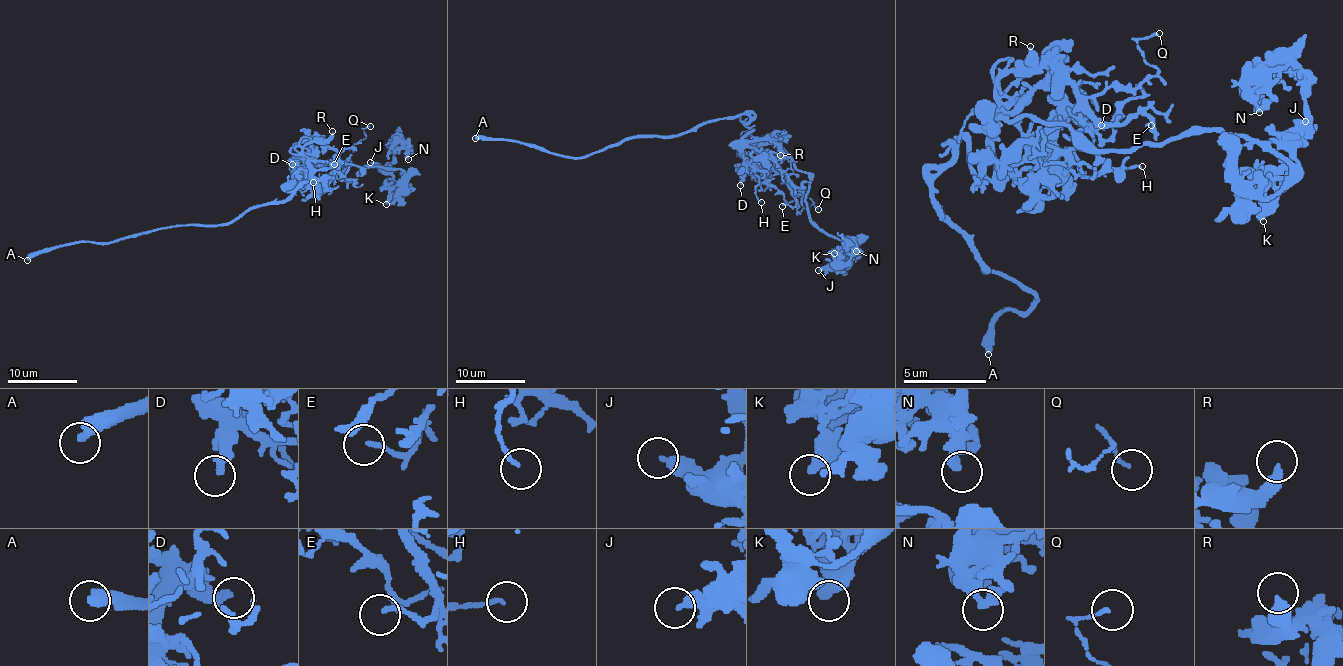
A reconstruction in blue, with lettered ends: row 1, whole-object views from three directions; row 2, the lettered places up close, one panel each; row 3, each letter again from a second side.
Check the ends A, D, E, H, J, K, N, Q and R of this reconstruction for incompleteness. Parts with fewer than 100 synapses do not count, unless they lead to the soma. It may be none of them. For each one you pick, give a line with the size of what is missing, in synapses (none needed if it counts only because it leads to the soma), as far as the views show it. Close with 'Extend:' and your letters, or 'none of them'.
Extend: none of them

